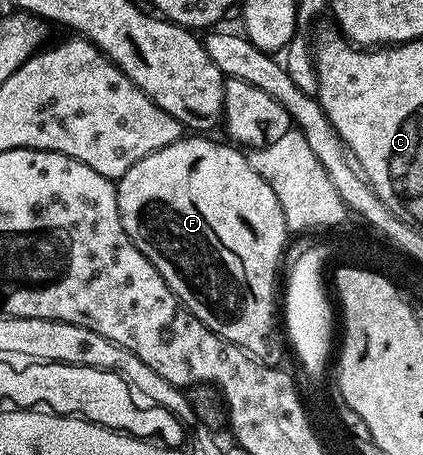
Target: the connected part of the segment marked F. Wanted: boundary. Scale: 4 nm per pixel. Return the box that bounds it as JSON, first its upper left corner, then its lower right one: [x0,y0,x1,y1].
[115,136,289,366]

